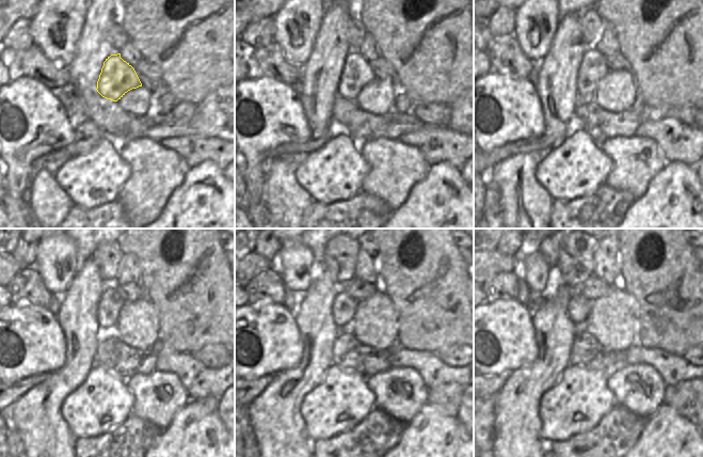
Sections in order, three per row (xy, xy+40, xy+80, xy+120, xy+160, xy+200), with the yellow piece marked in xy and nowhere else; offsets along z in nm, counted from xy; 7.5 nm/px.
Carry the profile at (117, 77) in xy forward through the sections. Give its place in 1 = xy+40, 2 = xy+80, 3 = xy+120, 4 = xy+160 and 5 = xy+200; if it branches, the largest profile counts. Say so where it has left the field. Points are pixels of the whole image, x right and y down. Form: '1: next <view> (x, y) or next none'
1: next xy+40 (356, 73)
2: next xy+80 (593, 68)
3: next xy+120 (110, 304)
4: next xy+160 (344, 306)
5: next xy+200 (578, 309)

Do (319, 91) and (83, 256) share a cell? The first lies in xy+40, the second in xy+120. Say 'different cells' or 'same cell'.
different cells

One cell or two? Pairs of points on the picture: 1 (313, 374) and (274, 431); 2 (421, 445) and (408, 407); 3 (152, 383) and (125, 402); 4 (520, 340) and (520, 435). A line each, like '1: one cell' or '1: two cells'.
1: one cell
2: two cells
3: two cells
4: two cells

